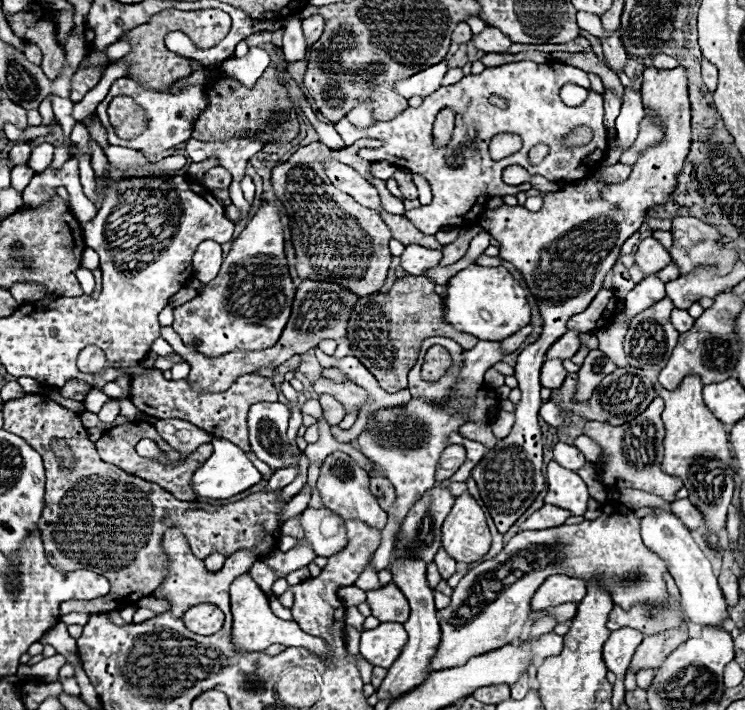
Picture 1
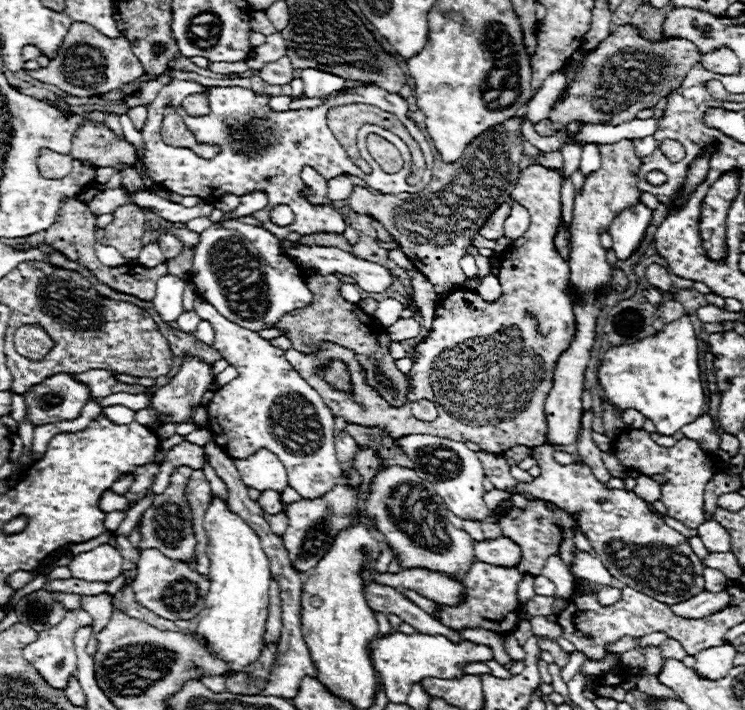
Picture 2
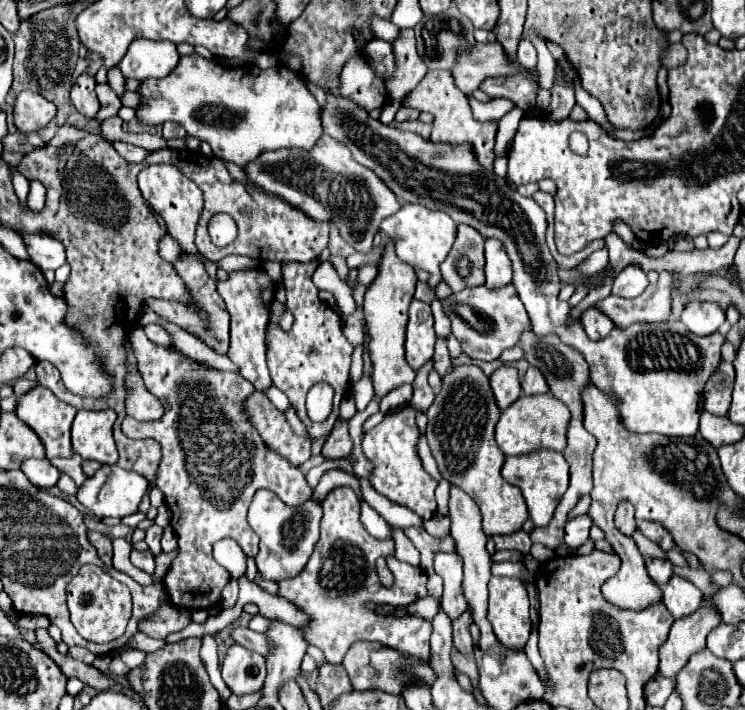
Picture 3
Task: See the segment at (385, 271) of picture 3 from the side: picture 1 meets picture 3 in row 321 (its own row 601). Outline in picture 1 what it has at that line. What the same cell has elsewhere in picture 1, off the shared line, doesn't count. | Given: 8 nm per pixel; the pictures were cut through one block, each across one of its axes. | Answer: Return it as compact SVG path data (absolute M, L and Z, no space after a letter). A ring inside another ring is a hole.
M392 582L378 590L366 592L366 602L372 608L372 616L380 622L400 622L404 624L410 614L408 600Z

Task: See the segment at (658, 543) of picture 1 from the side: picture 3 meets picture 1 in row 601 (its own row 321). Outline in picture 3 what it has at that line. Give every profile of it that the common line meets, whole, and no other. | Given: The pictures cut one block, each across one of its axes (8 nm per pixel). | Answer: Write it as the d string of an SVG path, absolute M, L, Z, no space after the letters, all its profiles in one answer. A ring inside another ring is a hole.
M690 300L682 312L684 326L696 336L708 336L716 332L724 324L724 310L712 302L696 302Z

